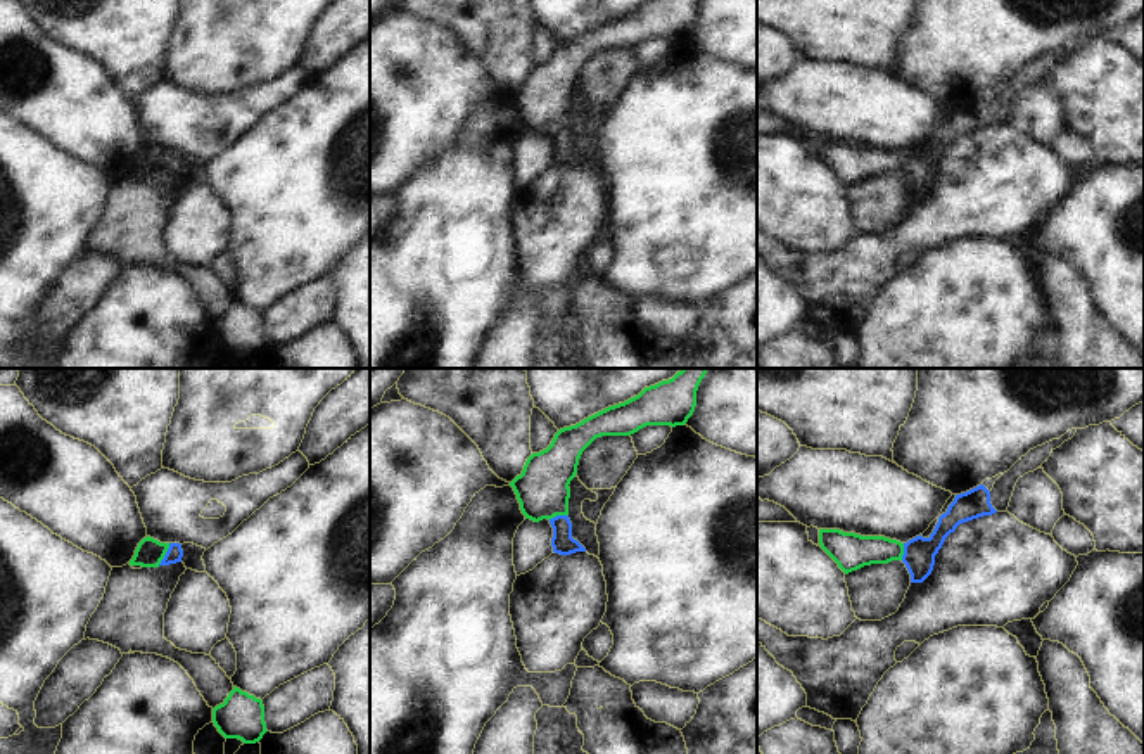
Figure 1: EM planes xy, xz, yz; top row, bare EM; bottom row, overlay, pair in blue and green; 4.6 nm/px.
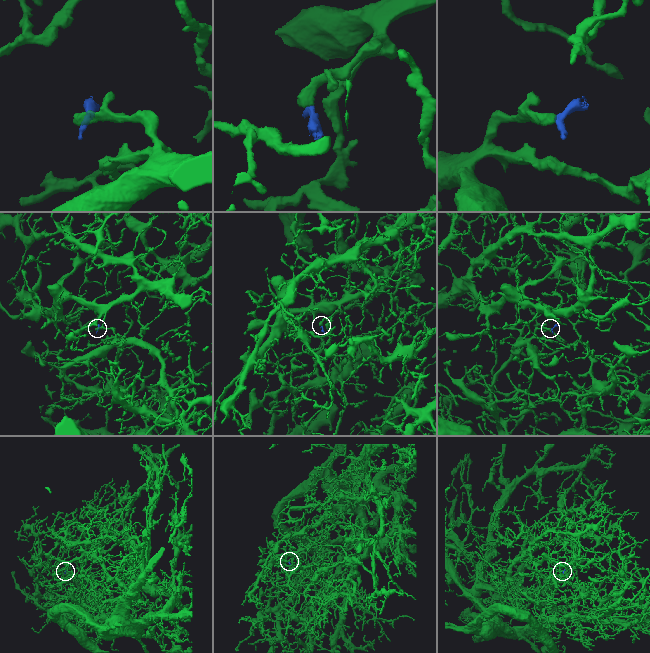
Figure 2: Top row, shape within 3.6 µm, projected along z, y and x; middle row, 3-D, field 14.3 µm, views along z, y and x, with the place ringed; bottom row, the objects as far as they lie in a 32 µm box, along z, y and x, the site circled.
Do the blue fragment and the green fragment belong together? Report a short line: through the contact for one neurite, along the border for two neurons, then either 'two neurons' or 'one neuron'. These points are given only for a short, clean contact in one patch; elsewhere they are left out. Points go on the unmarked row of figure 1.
xy (175, 165), (166, 166), (149, 165) | one neuron

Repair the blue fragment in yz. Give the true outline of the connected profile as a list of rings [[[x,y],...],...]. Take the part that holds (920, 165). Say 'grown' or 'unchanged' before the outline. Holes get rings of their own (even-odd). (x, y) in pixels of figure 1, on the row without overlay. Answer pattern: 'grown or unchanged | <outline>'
grown | [[[1077,42],[1068,43],[1059,52],[1030,62],[1007,85],[1004,85],[988,104],[983,97],[956,107],[947,125],[938,130],[928,150],[921,147],[900,156],[885,149],[861,149],[840,142],[819,142],[821,161],[848,187],[864,178],[888,176],[902,173],[911,187],[911,195],[923,195],[933,183],[935,168],[945,150],[963,135],[1007,125],[1014,99],[1020,90],[1040,81],[1051,66],[1075,48]]]

